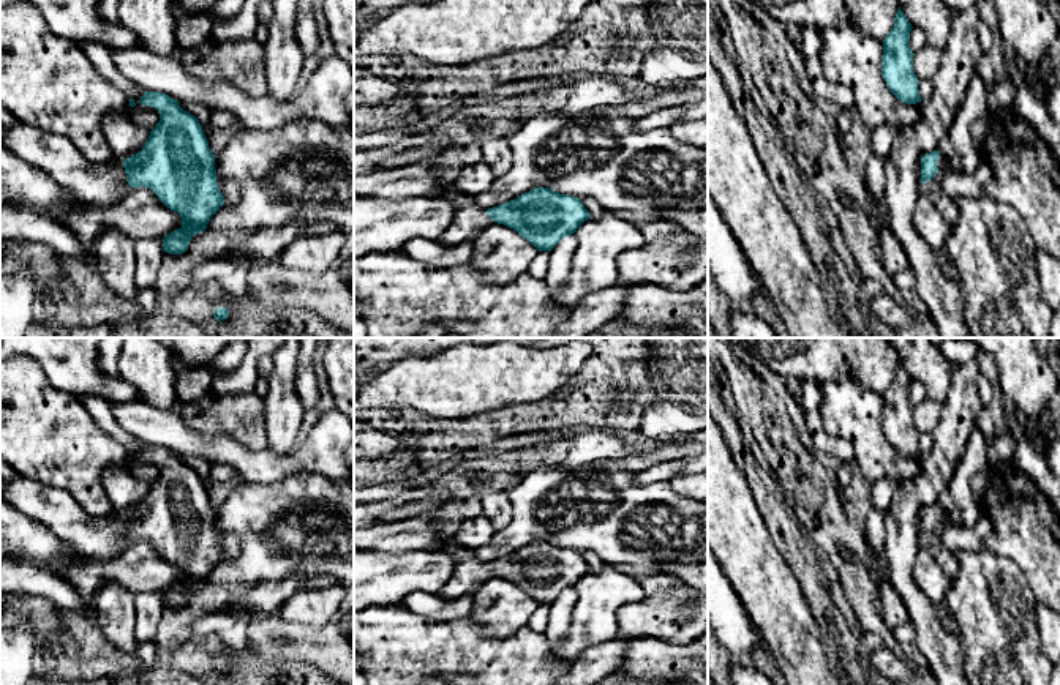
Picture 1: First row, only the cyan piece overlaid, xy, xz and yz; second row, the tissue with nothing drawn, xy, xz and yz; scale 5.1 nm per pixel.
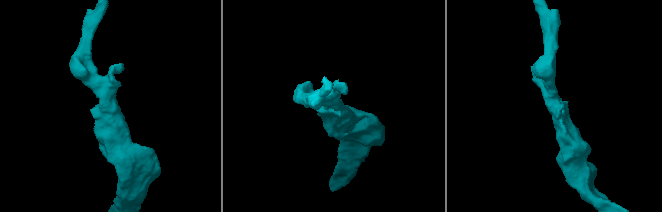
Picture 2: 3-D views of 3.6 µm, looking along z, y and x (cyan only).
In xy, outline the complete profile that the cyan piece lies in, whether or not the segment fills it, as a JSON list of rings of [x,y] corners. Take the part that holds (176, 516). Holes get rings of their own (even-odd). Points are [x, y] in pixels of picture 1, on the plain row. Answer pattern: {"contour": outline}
{"contour": [[[144,445],[141,458],[155,461],[160,466],[160,475],[150,485],[142,503],[126,511],[123,518],[115,511],[103,518],[90,516],[65,489],[49,488],[22,475],[3,480],[5,489],[0,499],[47,527],[63,545],[88,557],[114,560],[131,541],[150,541],[167,562],[182,570],[182,581],[161,593],[163,605],[183,608],[191,590],[205,586],[210,571],[226,554],[216,535],[215,508],[210,505],[199,474],[183,464],[177,453],[160,445]]]}

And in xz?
{"contour": [[[450,541],[439,551],[457,560],[450,579],[438,593],[442,600],[457,600],[477,592],[490,578],[498,576],[517,584],[539,605],[550,606],[591,571],[581,552],[559,548],[551,541],[534,541],[488,563],[479,560],[474,551]]]}

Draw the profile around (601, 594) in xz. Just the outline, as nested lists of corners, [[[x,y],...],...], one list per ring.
[[[603,563],[575,586],[578,601],[561,646],[550,650],[554,661],[573,663],[581,652],[619,636],[616,614],[621,606],[646,597],[643,582]]]

